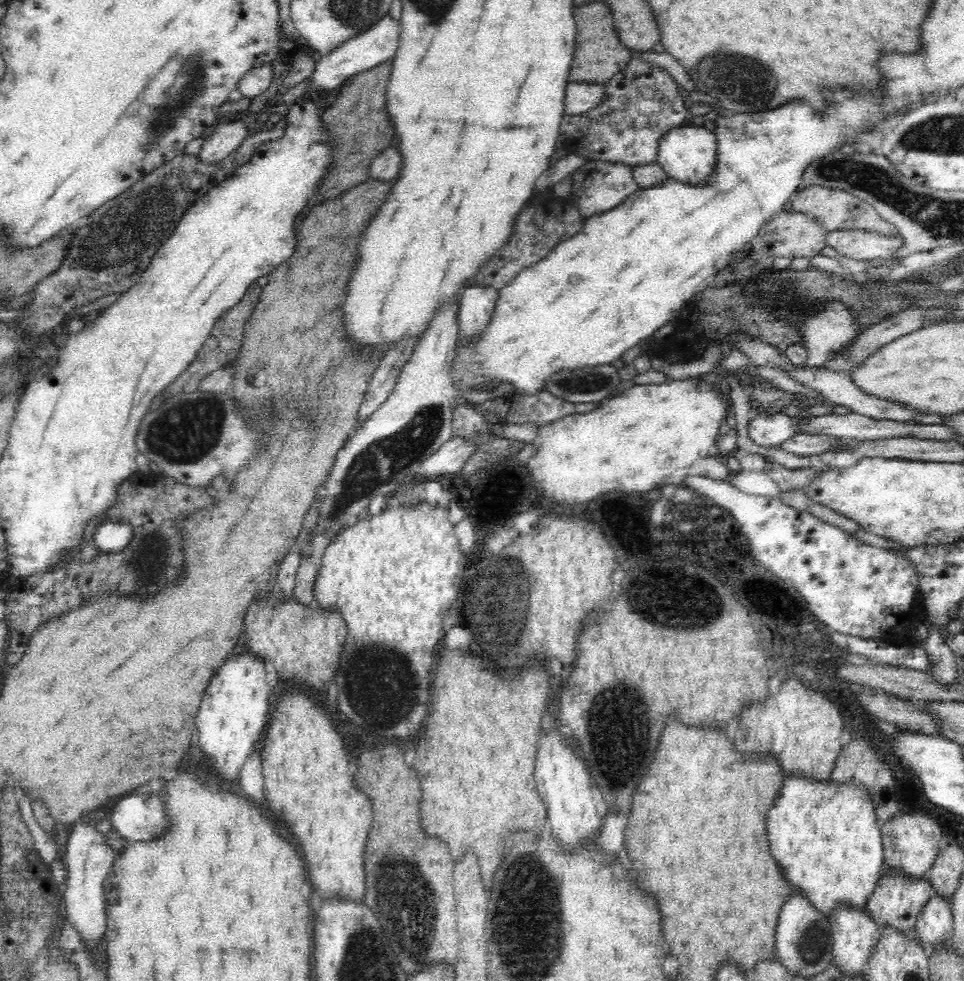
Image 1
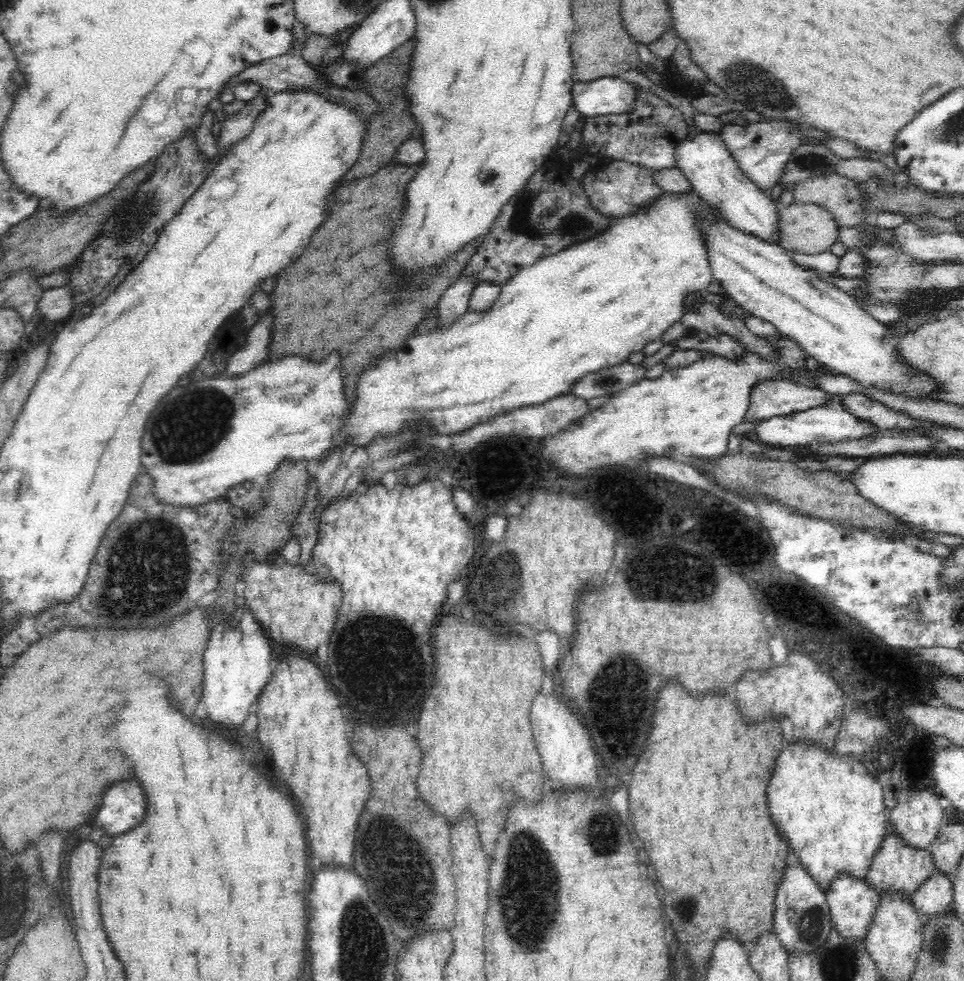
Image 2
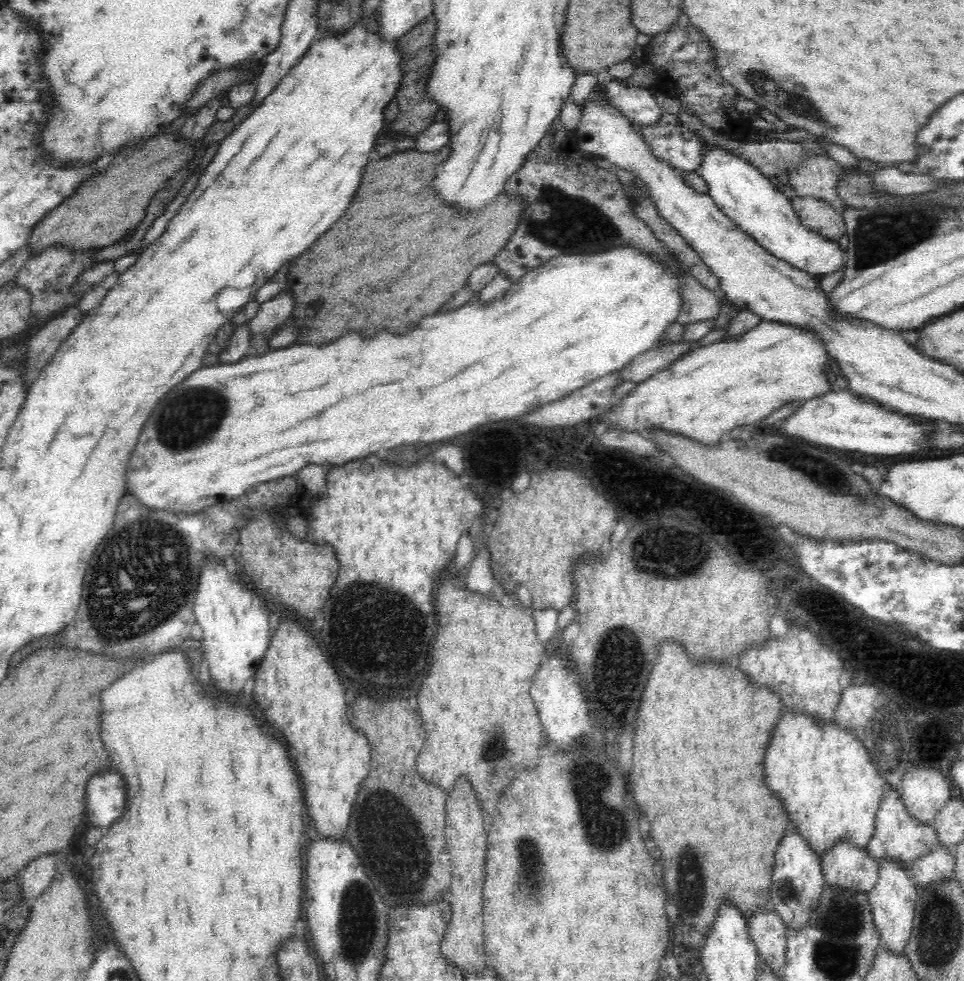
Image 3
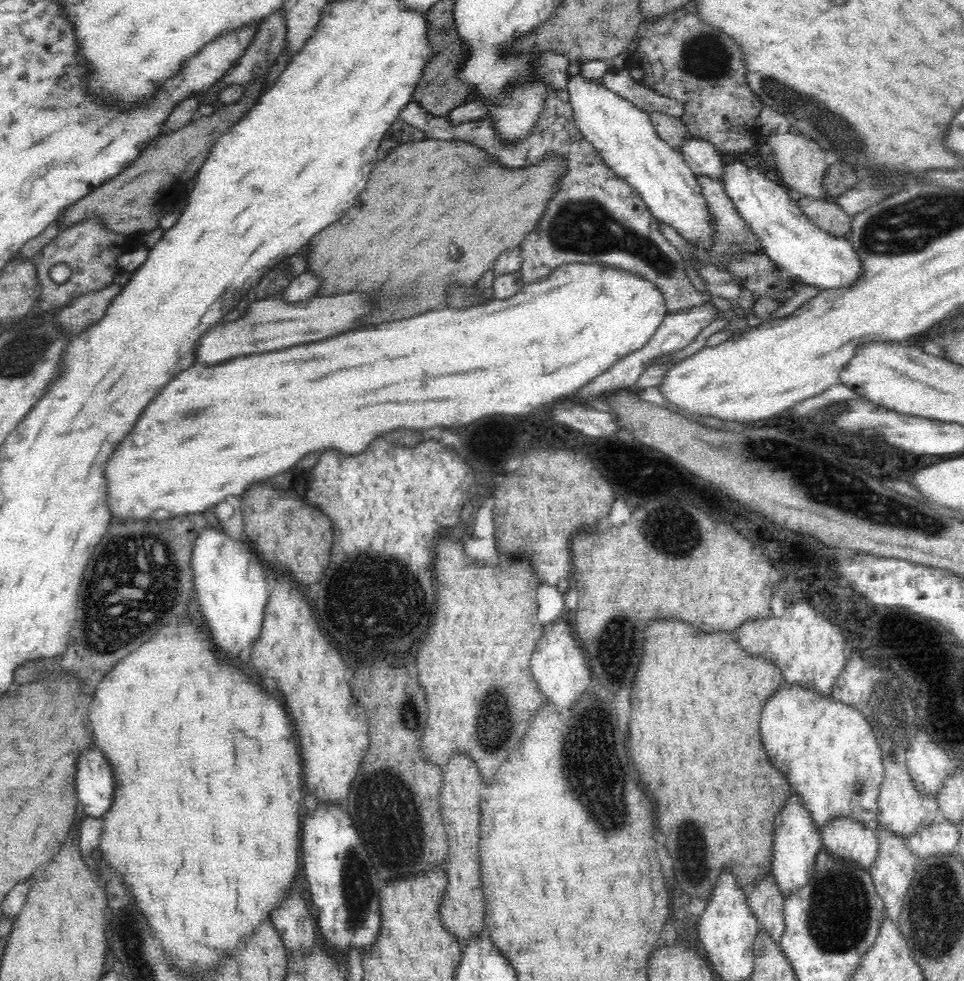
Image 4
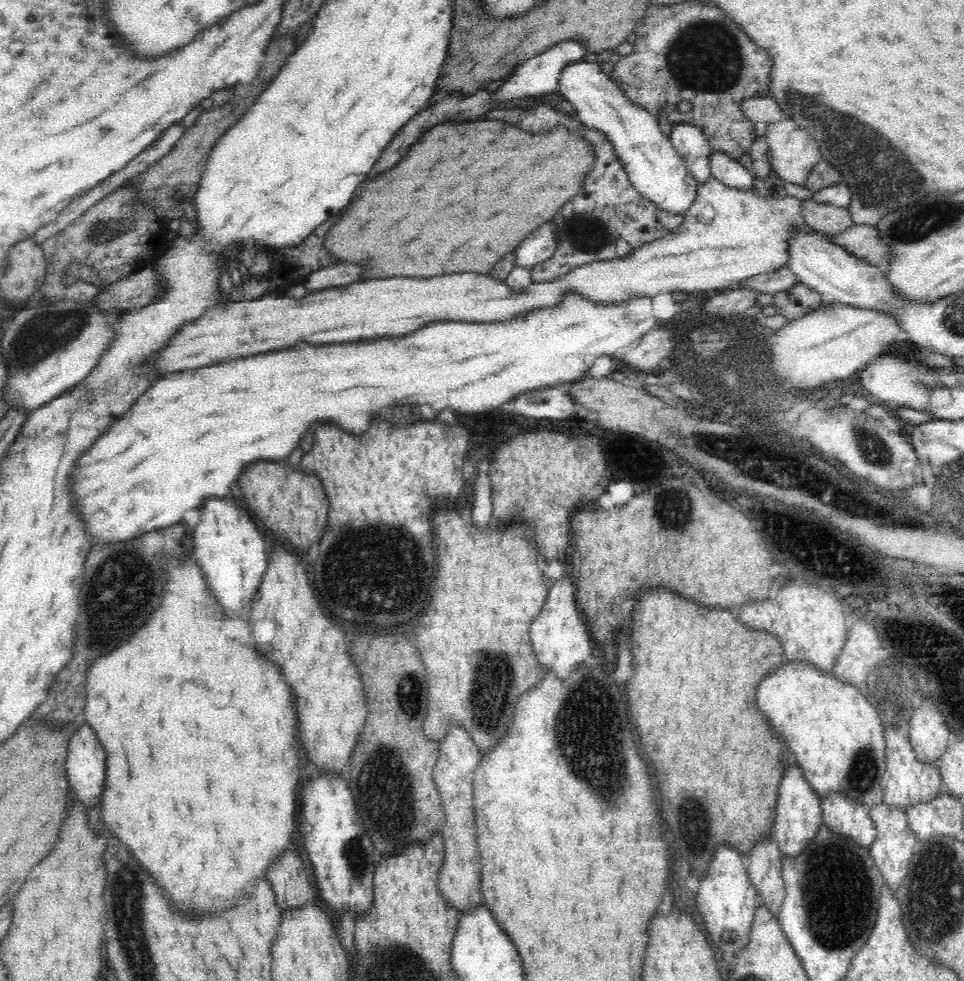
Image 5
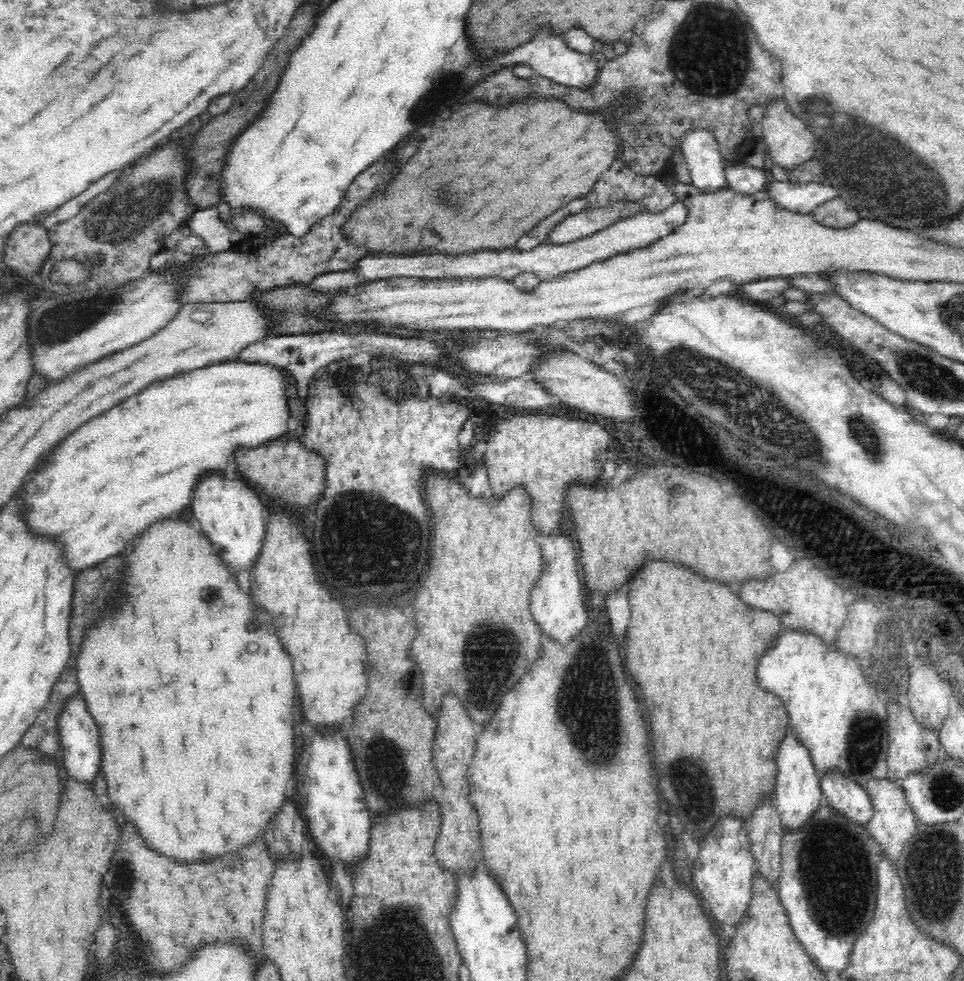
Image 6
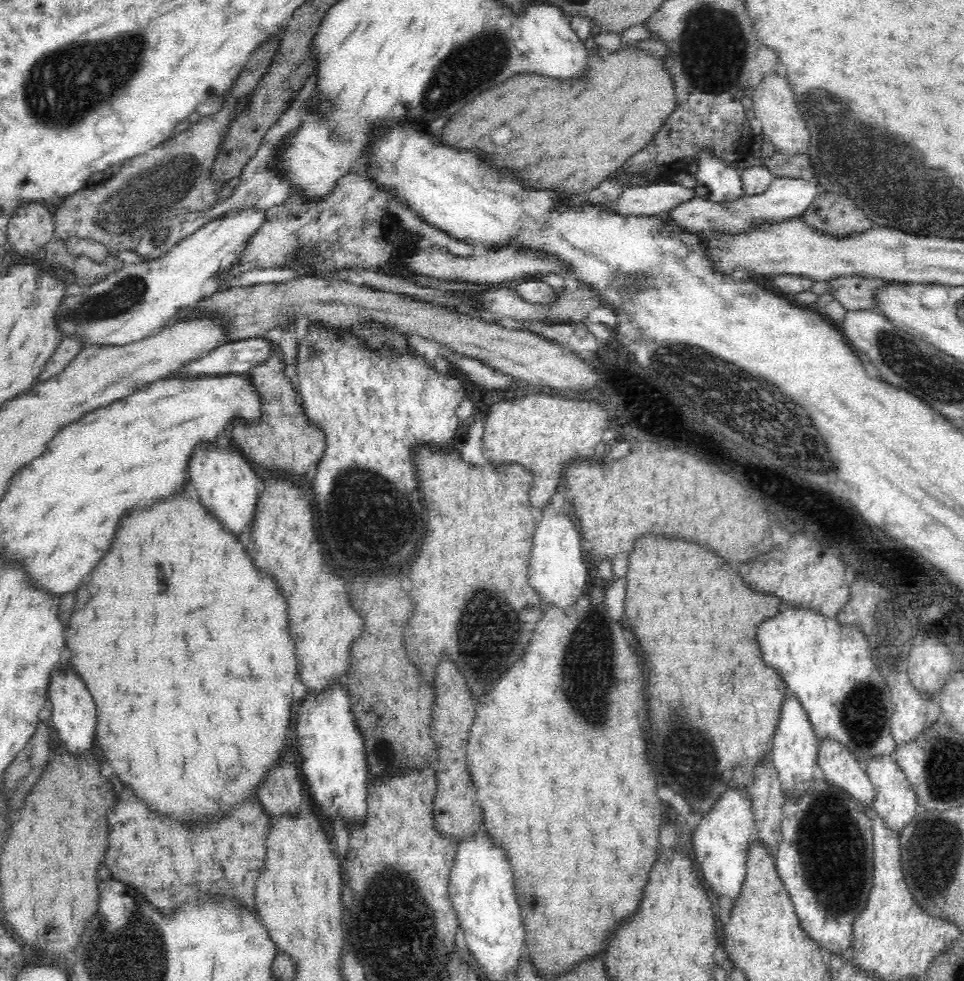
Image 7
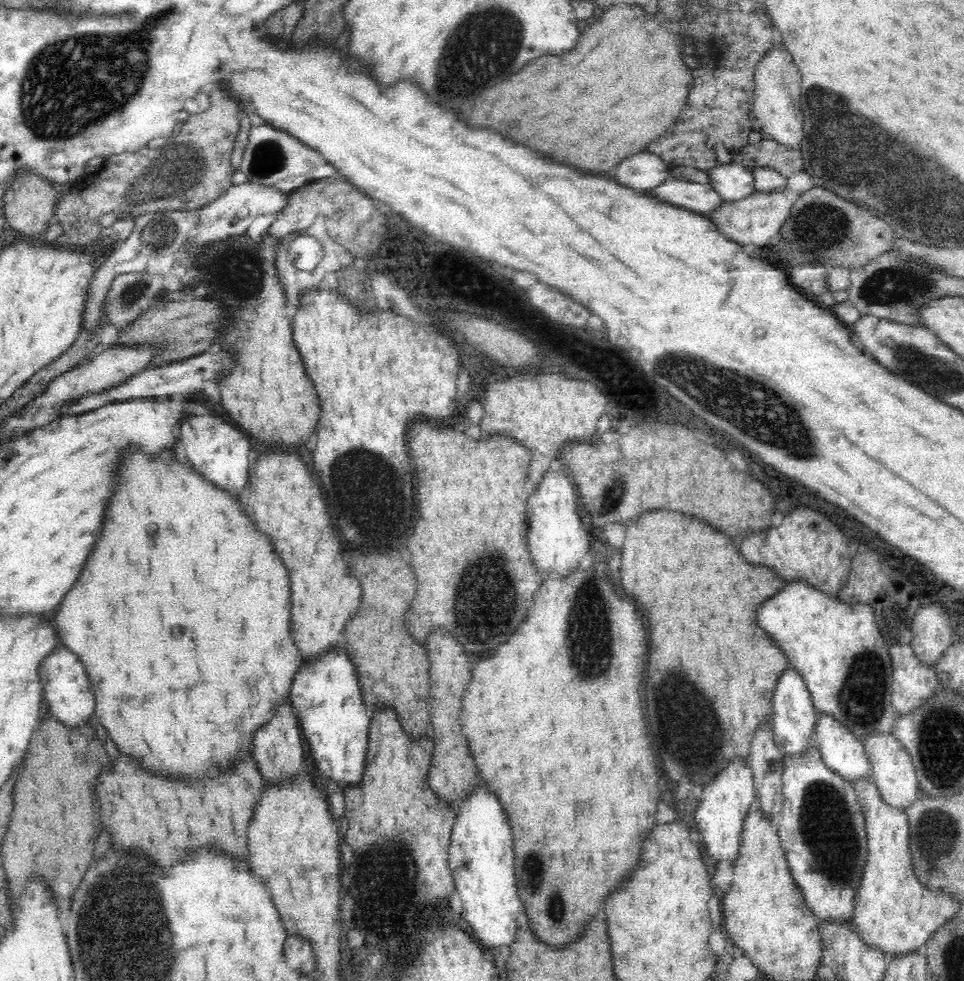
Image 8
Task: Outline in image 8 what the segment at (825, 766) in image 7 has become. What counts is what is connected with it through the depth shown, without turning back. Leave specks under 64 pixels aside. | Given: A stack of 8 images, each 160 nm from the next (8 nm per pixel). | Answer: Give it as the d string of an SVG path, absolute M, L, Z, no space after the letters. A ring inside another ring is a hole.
M830 713L818 714L812 736L814 737L814 745L821 752L824 763L844 779L851 782L852 779L864 778L870 775L871 764L869 763L863 740L856 737L848 729L848 726L840 722L839 718L832 716Z

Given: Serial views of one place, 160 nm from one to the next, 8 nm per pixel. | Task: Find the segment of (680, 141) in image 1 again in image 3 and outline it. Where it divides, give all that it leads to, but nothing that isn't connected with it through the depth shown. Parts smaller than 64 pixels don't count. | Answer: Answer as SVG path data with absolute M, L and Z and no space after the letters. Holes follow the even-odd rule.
M712 144L704 146L702 159L703 162L696 171L706 183L706 194L740 230L749 234L770 254L794 268L818 277L843 268L844 255L838 243L808 230L792 209L790 199L779 192L770 179L746 159Z

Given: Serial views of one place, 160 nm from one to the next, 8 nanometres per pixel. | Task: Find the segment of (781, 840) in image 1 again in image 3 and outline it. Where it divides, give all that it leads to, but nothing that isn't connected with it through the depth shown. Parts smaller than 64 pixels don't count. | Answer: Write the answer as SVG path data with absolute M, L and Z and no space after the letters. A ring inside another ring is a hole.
M783 710L777 724L764 758L768 778L766 786L776 794L776 798L784 802L784 808L788 810L788 819L795 825L795 831L803 836L808 846L820 856L820 860L829 847L842 840L867 850L876 830L876 814L880 810L886 788L886 782L871 762L867 747L854 733L845 731L836 722L819 722L803 711Z

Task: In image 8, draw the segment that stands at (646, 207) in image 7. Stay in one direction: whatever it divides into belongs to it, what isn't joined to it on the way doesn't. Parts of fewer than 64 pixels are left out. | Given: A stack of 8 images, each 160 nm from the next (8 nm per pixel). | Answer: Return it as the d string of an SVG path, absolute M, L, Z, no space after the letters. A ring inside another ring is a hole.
M671 176L656 188L650 189L648 193L671 202L674 206L684 207L703 215L716 212L725 202L724 198L720 197L720 193L710 185L710 182L701 184Z

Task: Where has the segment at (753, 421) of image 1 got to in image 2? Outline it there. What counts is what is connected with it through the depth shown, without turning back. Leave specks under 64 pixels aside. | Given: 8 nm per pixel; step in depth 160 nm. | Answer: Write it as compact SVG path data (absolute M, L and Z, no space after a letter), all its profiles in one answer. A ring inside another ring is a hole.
M832 395L824 404L812 407L810 410L796 411L792 414L774 416L760 421L754 427L756 436L765 445L782 449L818 442L842 442L842 440L850 440L850 438L860 440L860 438L874 436L878 432L874 429L874 425L856 418L843 406L842 398L843 396L840 395Z

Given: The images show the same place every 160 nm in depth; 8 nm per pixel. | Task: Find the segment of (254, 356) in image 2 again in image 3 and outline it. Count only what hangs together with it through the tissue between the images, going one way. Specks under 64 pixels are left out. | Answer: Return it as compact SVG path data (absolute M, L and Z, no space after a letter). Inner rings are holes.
M287 289L269 301L259 304L250 322L250 345L248 354L266 354L266 340L284 326L292 312L292 295Z

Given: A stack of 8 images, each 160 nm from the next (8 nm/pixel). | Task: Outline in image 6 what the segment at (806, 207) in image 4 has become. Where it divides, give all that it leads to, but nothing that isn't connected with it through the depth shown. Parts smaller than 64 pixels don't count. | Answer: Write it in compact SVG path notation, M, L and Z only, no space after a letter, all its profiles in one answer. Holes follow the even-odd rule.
M840 195L821 202L810 214L821 225L835 229L855 225L861 219L856 209L850 207Z

